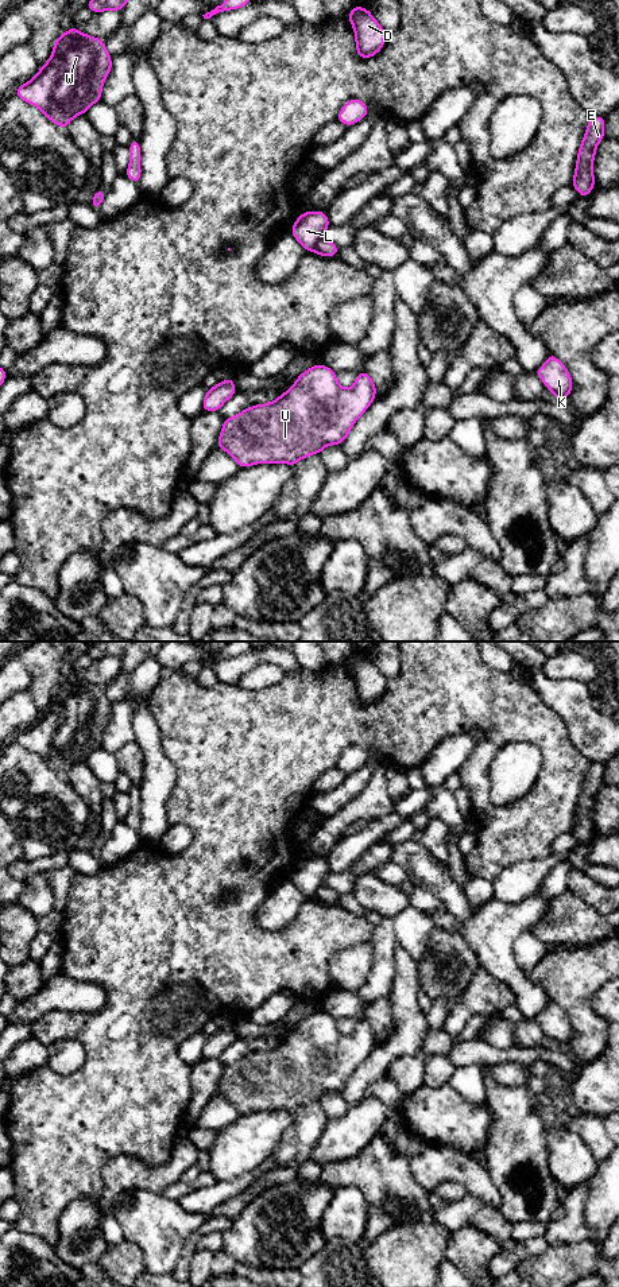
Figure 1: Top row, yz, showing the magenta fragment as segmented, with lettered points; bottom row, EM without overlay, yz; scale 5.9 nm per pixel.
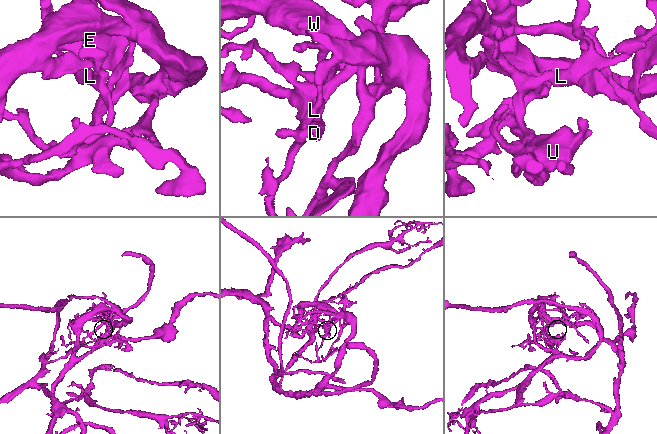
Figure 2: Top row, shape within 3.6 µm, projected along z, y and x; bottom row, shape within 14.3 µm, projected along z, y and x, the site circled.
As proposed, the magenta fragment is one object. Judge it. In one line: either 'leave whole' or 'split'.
split

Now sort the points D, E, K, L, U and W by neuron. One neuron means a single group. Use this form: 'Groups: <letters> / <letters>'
Groups: D E K L W / U

